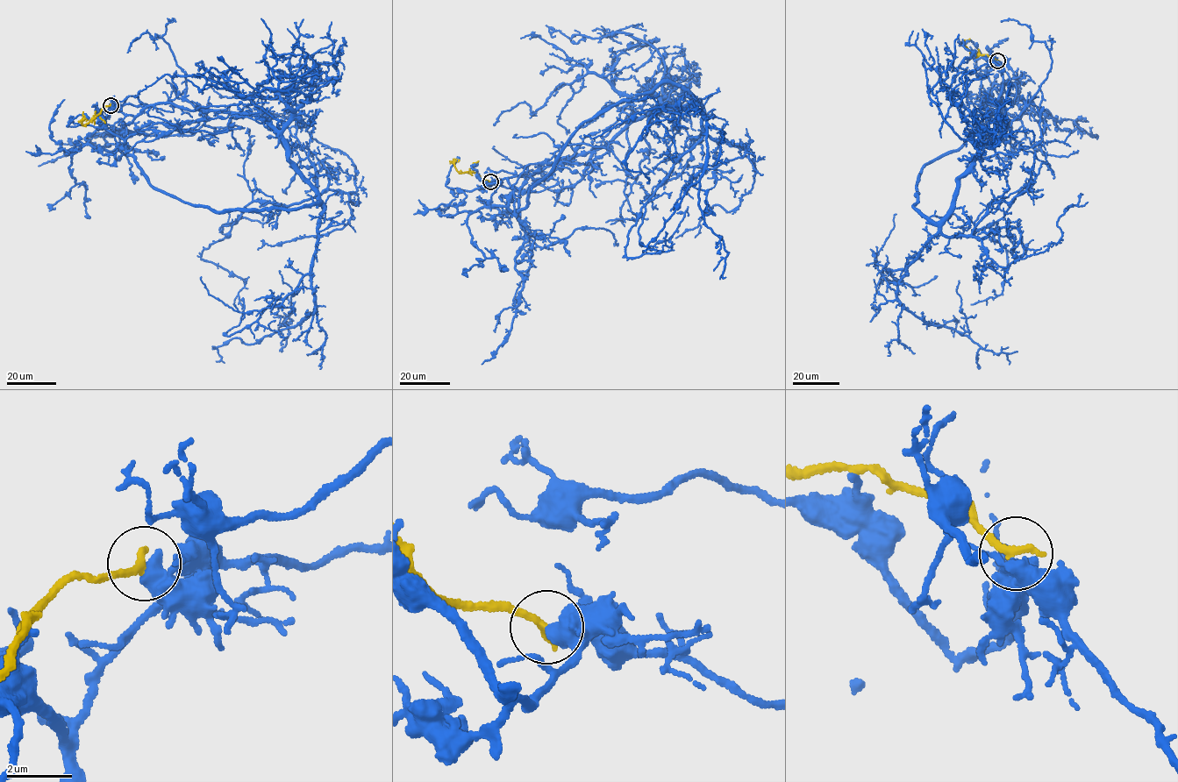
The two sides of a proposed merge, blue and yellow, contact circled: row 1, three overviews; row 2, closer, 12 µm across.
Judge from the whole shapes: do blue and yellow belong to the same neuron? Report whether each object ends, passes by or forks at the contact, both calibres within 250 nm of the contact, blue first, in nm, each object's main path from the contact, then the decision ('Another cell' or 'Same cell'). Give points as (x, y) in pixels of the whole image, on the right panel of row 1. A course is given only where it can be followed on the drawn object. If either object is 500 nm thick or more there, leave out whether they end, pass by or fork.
At the ring blue passes by. At the ring yellow ends. Thickness 460 nm (blue) against 280 nm. Course of blue: (997, 60), (1010, 81), (996, 128), (941, 227), (972, 236), (996, 222), (1003, 289), (971, 304). Course of yellow: (997, 60), (994, 57), (974, 53), (965, 43), (965, 46). Another cell

